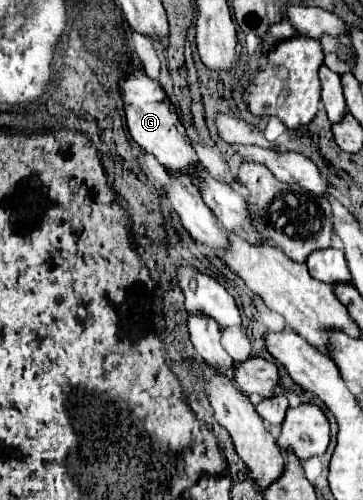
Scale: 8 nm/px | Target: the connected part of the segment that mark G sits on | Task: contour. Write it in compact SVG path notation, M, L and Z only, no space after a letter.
M143 67L135 69L127 77L119 79L119 93L123 97L125 105L125 119L127 119L127 129L131 137L155 159L165 167L173 171L191 171L191 165L197 163L197 155L191 149L191 141L185 135L183 125L179 123L179 117L175 113L173 103L167 99L165 89L161 83L145 73Z

